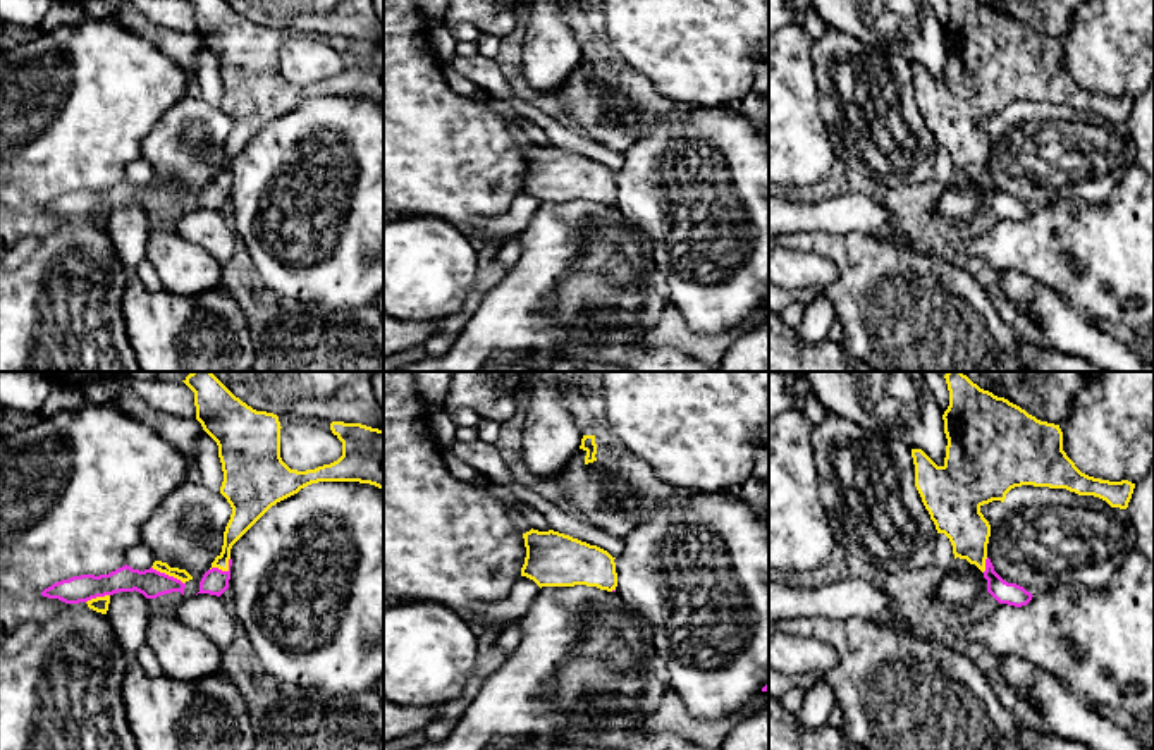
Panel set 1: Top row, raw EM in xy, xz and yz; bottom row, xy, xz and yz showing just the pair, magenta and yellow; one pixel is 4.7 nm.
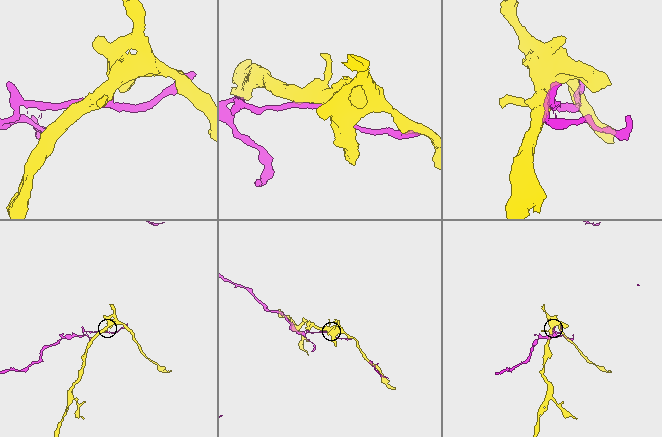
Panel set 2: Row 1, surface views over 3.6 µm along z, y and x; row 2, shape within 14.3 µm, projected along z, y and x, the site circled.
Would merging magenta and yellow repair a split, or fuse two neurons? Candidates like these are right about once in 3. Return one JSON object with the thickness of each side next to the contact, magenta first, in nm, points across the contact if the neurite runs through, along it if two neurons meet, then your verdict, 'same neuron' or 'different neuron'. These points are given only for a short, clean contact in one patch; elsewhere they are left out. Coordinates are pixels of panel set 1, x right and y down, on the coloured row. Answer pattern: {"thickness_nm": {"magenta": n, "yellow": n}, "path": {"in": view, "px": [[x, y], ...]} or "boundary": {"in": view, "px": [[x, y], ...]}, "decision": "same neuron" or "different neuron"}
{"thickness_nm": {"magenta": 140, "yellow": 60}, "decision": "different neuron"}

